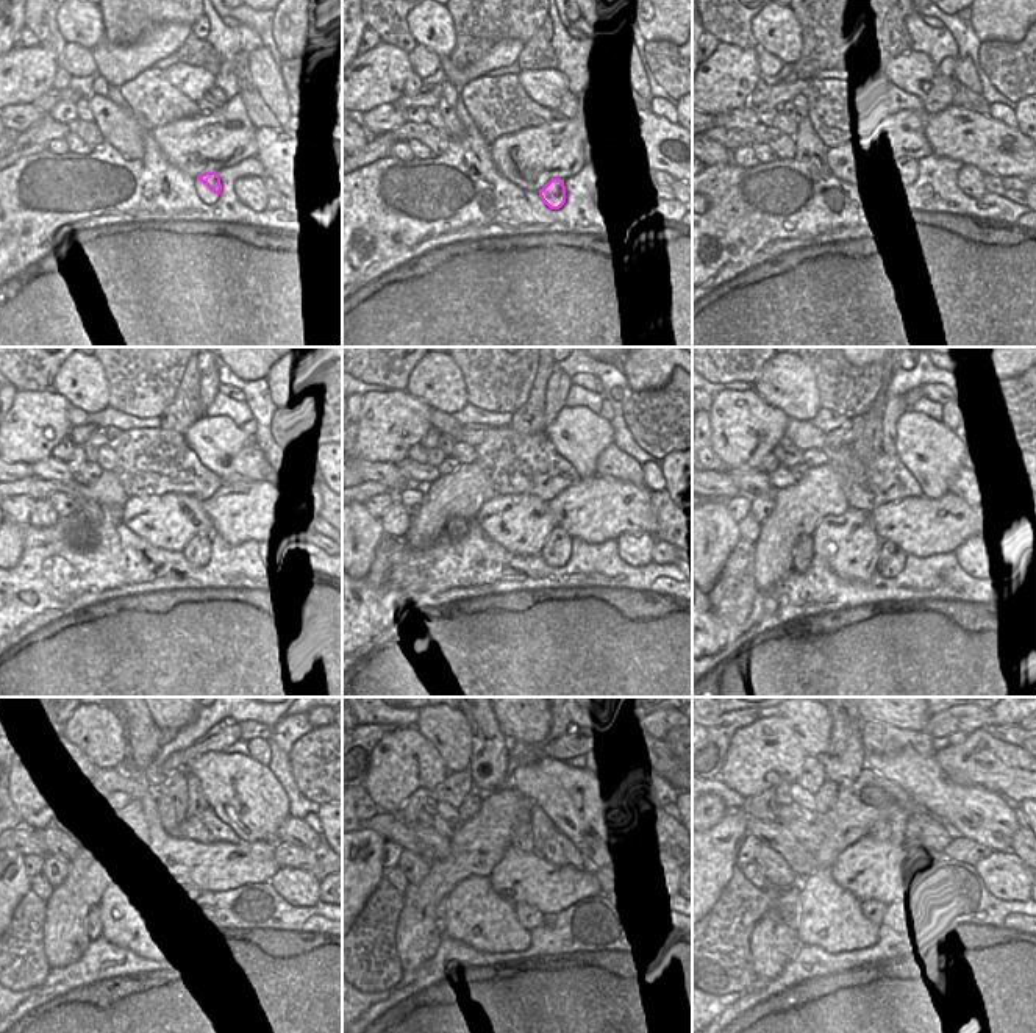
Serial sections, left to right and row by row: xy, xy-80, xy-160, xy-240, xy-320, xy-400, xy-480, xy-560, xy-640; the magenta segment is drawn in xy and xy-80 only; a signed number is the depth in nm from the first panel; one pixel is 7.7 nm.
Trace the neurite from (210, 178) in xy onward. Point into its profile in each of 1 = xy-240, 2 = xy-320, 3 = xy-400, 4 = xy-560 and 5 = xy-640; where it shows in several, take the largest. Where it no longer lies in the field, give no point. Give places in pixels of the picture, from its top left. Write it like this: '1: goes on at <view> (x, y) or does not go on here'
1: goes on at xy-240 (199, 549)
2: goes on at xy-320 (557, 547)
3: goes on at xy-400 (891, 560)
4: goes on at xy-560 (530, 918)
5: goes on at xy-640 (872, 910)

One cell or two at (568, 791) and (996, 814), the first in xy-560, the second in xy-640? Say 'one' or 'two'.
one

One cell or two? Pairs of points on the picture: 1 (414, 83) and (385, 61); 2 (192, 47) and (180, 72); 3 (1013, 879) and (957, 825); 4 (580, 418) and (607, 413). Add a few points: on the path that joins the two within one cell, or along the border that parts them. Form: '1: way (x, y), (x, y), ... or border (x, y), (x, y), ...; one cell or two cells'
1: border (411, 71), (402, 94); two cells
2: border (178, 60), (197, 64), (214, 75); two cells
3: border (993, 850), (1011, 854); two cells
4: border (599, 414), (608, 422); two cells

